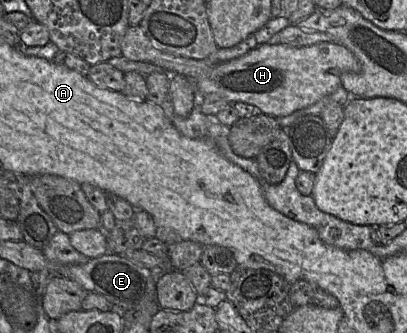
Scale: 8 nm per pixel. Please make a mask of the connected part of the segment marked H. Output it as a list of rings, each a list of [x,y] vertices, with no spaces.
[[[322,42],[305,47],[265,43],[239,58],[214,66],[208,76],[194,82],[201,95],[216,93],[231,104],[248,103],[277,118],[315,104],[342,85],[344,72],[360,70],[358,59],[339,43]]]

